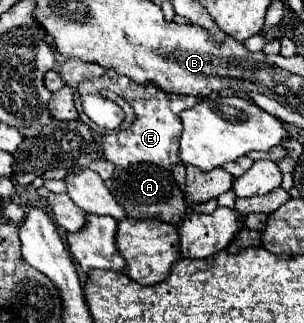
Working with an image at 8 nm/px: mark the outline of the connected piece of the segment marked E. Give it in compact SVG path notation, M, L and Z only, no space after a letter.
M122 78L116 80L96 80L100 90L112 90L122 96L134 108L134 122L130 128L116 132L114 136L102 136L104 158L114 162L116 166L128 166L136 162L152 162L156 166L172 168L180 158L176 158L176 146L180 138L180 112L200 102L200 98L182 96L182 94L168 94L156 86L140 86L134 82L124 82Z

